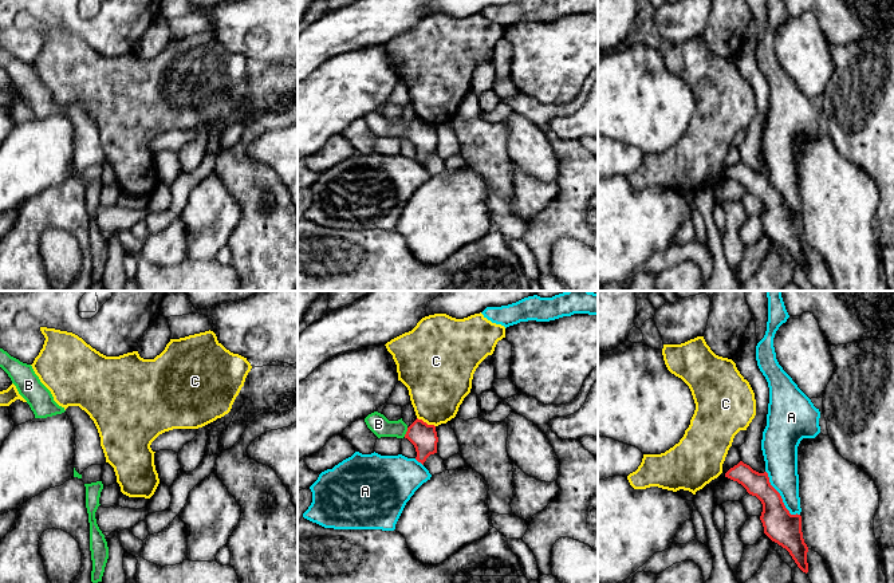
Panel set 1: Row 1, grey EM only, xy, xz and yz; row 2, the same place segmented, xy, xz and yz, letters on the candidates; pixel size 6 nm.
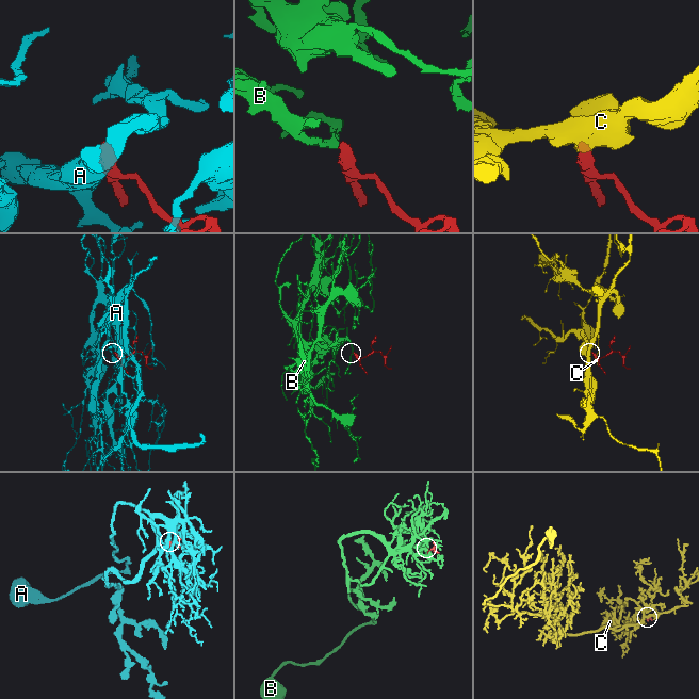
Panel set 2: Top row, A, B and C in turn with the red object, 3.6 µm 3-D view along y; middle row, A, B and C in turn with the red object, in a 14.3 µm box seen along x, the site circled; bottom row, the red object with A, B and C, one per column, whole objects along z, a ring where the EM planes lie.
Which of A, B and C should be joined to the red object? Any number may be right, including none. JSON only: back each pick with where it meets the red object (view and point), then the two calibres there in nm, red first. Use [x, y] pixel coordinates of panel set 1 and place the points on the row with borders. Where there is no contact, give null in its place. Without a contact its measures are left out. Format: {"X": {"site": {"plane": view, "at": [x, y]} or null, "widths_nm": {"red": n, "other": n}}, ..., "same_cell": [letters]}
{"B": {"site": {"plane": "xz", "at": [406, 432]}, "widths_nm": {"red": 160, "other": 120}}, "same_cell": ["B"]}

